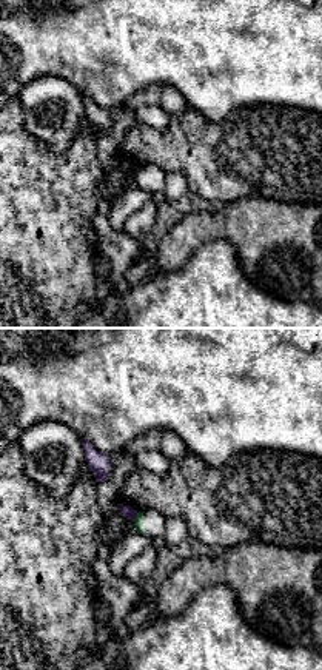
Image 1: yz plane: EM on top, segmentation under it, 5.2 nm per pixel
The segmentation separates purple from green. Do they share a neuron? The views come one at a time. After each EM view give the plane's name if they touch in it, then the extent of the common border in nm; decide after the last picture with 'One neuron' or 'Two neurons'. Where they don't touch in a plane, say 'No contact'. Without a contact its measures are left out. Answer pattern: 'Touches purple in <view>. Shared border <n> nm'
Touches purple in yz. Shared border 50 nm

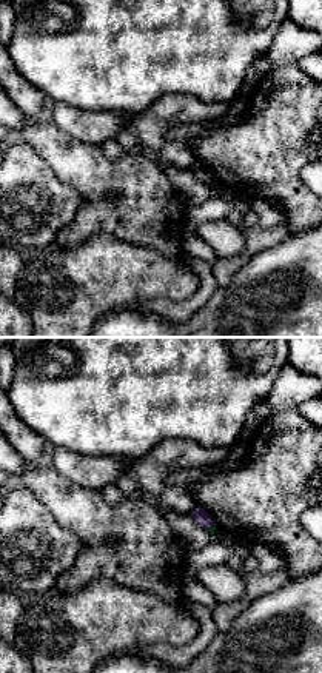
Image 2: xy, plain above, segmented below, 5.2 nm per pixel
Touches purple in xy. Shared border 50 nm

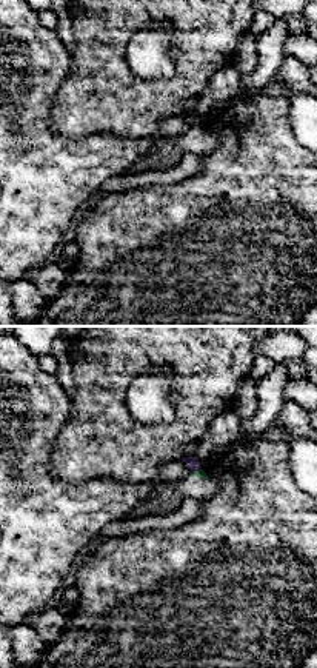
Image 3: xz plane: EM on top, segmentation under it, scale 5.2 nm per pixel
Touches purple in xz. Shared border 70 nm

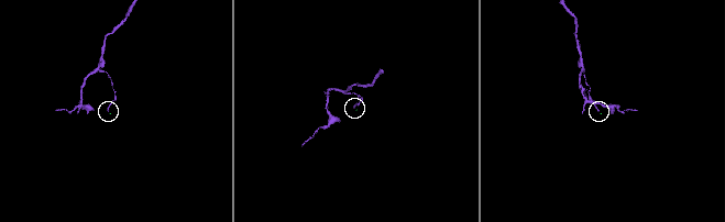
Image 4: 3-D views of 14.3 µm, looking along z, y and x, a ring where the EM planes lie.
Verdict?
Two neurons

